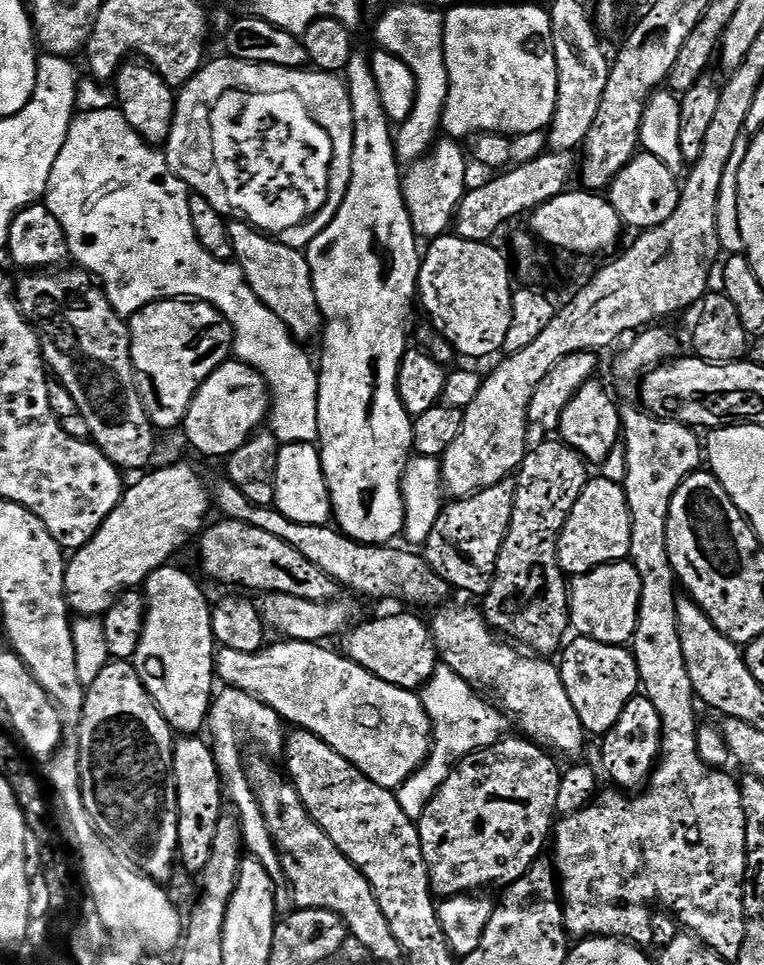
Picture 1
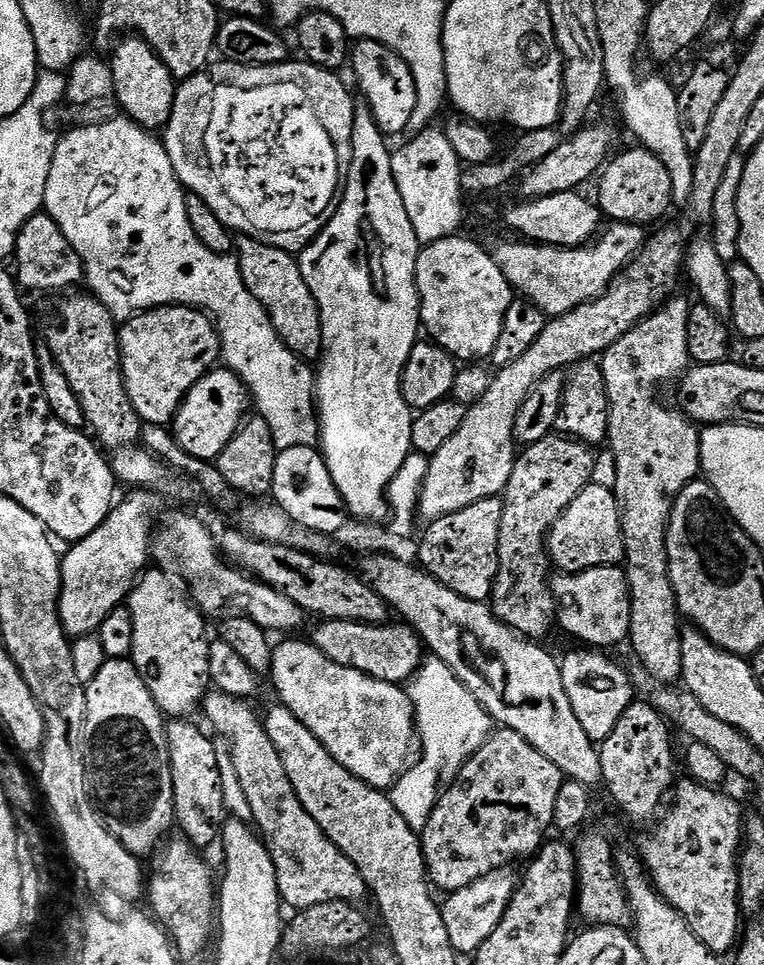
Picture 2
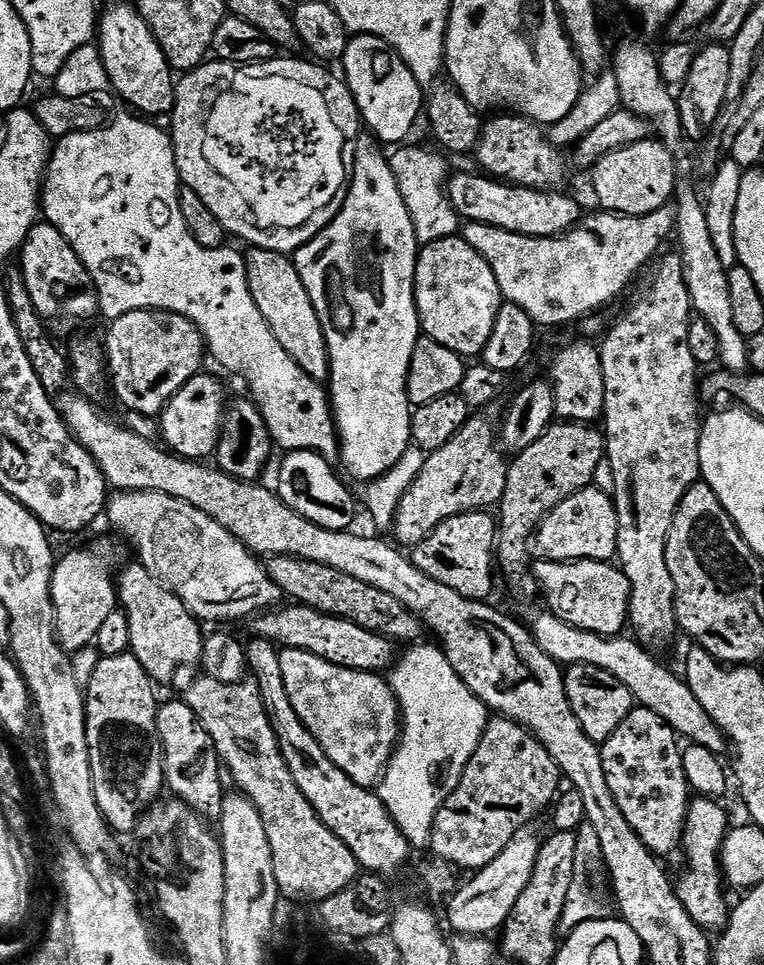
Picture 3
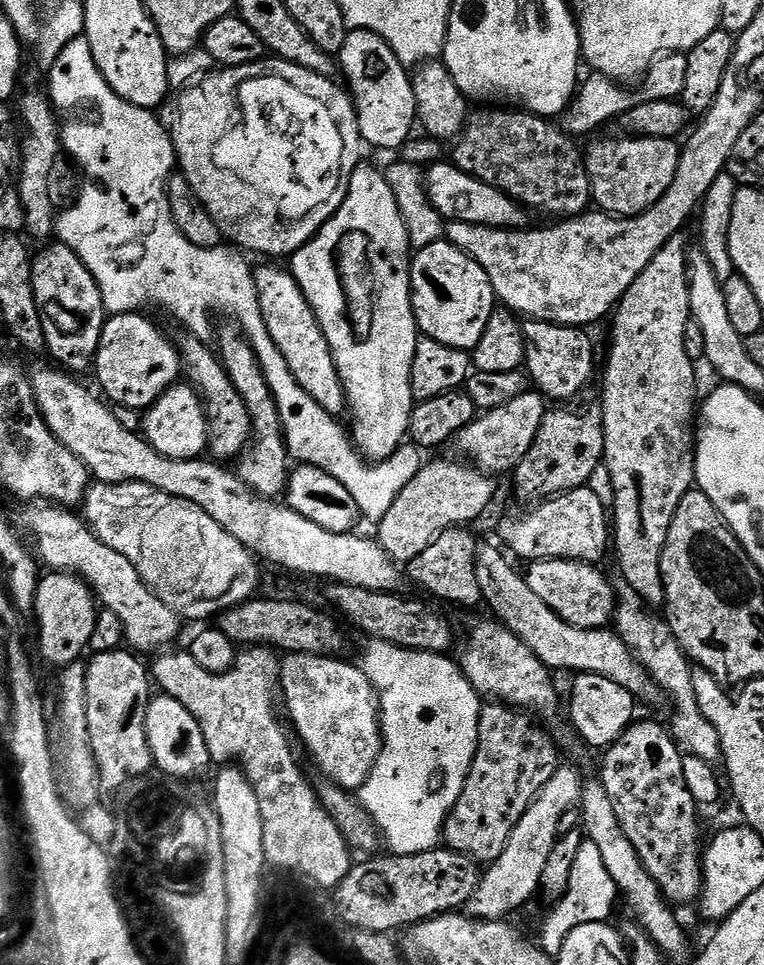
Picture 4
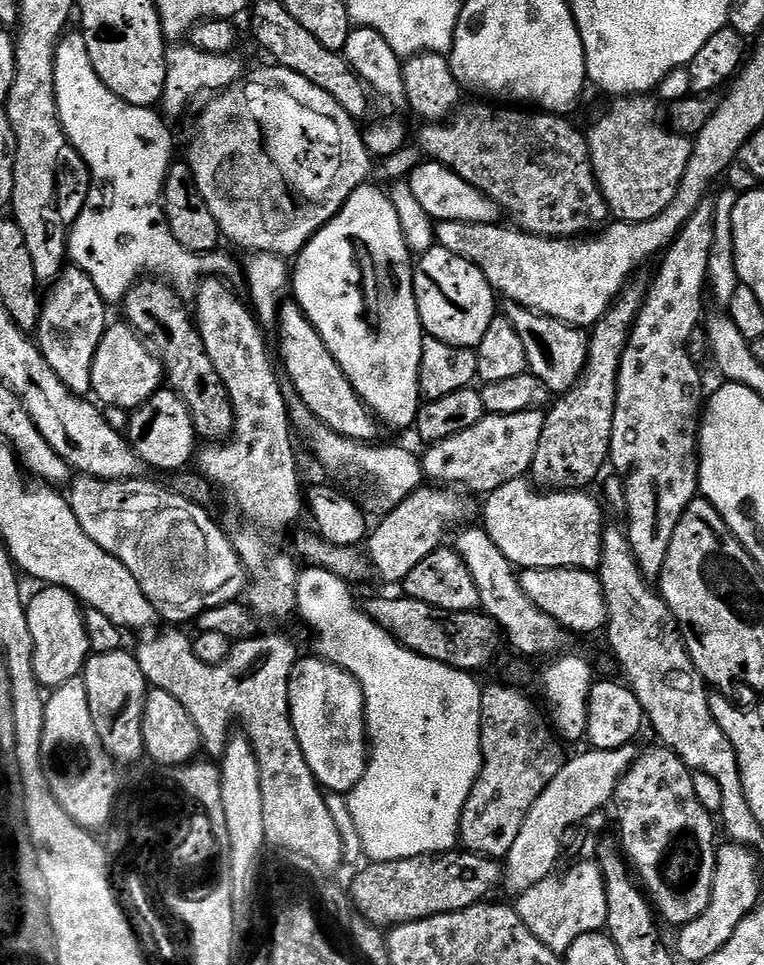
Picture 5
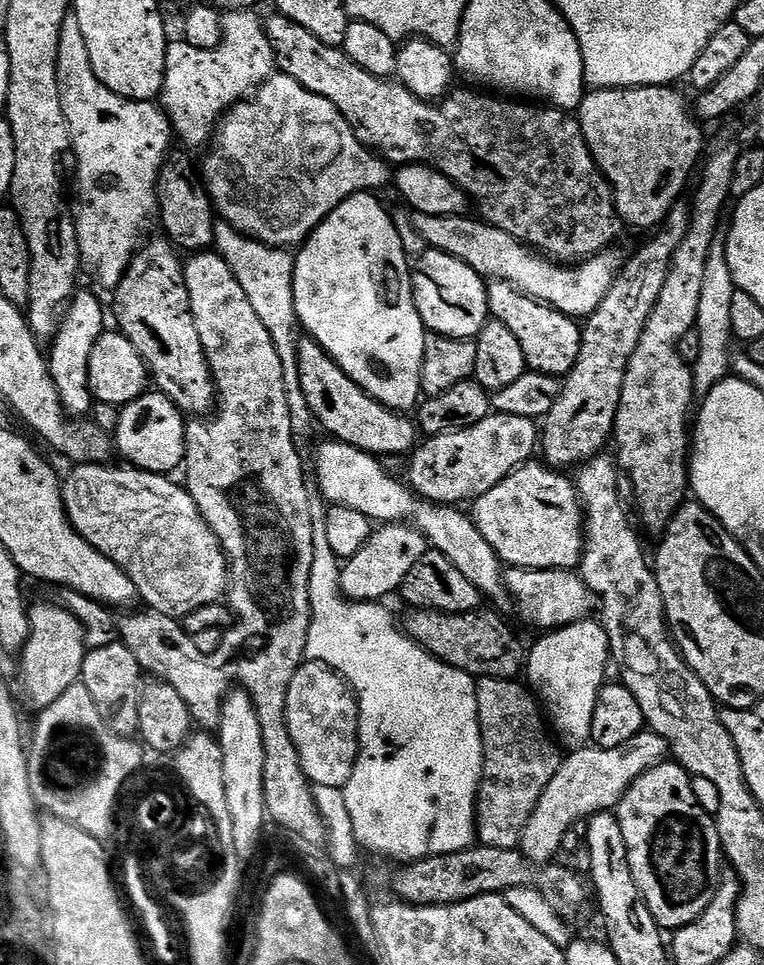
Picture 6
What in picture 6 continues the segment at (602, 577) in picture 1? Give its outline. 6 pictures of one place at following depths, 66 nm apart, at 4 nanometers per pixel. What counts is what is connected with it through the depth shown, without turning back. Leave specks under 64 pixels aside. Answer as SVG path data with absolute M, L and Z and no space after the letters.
M512 568L507 573L506 583L509 593L520 603L524 616L532 624L544 628L540 630L555 630L565 628L579 620L589 619L594 612L594 597L586 582L572 570L559 568L537 568L525 570Z

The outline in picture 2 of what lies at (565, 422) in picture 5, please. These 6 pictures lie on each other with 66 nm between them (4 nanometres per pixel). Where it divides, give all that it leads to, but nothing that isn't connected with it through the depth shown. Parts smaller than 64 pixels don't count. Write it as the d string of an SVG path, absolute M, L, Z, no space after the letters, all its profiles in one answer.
M553 434L542 438L538 442L527 445L517 455L516 465L510 474L510 482L502 493L502 530L498 530L498 574L496 585L492 587L490 607L492 613L506 626L516 629L521 636L537 642L543 641L544 635L551 630L552 624L557 623L558 609L556 596L552 593L550 583L550 557L546 551L548 534L552 531L552 524L578 498L584 487L592 483L594 462L597 453L589 445L580 440L573 440L570 436Z

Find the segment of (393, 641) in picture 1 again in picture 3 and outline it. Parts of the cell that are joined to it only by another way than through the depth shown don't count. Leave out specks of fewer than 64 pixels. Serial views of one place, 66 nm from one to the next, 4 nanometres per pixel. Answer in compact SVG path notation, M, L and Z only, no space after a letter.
M292 602L287 606L289 608L280 606L275 610L259 613L251 621L251 635L268 640L281 649L293 648L318 654L318 658L326 658L326 662L334 662L334 666L350 670L380 674L393 667L398 656L397 645L393 641L382 638L370 630L362 630L362 626L354 626L354 622L349 620L322 614L318 610L306 607L305 604Z

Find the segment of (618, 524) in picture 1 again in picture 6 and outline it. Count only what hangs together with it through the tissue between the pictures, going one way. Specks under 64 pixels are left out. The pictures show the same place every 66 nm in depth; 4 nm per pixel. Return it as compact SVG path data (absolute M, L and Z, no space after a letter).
M529 462L515 468L507 478L498 482L494 490L486 490L471 505L470 515L478 526L482 538L490 542L496 551L496 557L512 568L535 570L537 568L559 568L576 570L584 559L585 519L575 483L567 475L553 470L540 462Z

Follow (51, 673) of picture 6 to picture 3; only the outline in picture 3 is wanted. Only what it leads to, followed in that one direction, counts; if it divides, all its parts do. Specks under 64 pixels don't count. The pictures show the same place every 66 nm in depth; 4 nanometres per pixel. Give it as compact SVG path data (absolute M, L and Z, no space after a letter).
M100 540L92 552L68 552L52 569L52 602L56 615L56 637L64 651L73 654L91 645L102 622L118 608L118 580L112 576L115 564L125 563L124 552L108 540Z

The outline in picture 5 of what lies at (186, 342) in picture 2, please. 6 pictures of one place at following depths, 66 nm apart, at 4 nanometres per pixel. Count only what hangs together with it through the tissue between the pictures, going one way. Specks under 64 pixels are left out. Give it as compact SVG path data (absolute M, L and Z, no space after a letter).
M109 323L102 334L102 342L98 342L98 354L94 354L92 363L91 395L101 405L135 410L141 408L154 393L161 391L166 377L160 357L132 329L131 324L119 323Z

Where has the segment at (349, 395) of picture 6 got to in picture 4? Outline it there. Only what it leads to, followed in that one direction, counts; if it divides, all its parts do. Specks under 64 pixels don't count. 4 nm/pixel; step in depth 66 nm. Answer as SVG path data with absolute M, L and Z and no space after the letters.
M268 262L265 268L257 267L256 289L258 302L262 306L262 318L266 322L266 330L270 330L270 338L274 338L274 346L282 350L282 358L286 358L286 366L294 374L298 386L334 417L345 411L346 401L344 387L336 369L330 346L326 342L326 334L322 334L322 326L298 282L287 267L275 268L275 263Z

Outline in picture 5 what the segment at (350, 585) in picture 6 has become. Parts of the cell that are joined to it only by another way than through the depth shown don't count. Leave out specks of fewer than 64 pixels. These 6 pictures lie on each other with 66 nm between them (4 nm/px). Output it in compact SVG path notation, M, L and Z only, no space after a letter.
M421 486L406 497L401 504L395 505L384 516L380 525L371 529L367 537L366 556L373 573L377 572L388 584L399 585L435 548L445 543L444 535L448 528L459 529L477 519L478 504L464 490L445 490L440 486Z

